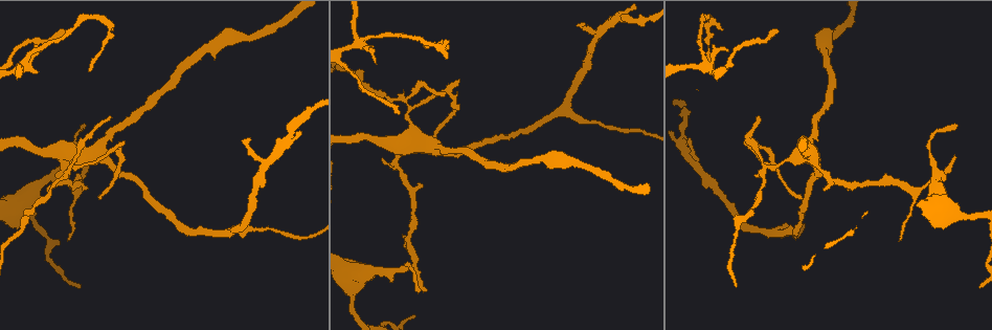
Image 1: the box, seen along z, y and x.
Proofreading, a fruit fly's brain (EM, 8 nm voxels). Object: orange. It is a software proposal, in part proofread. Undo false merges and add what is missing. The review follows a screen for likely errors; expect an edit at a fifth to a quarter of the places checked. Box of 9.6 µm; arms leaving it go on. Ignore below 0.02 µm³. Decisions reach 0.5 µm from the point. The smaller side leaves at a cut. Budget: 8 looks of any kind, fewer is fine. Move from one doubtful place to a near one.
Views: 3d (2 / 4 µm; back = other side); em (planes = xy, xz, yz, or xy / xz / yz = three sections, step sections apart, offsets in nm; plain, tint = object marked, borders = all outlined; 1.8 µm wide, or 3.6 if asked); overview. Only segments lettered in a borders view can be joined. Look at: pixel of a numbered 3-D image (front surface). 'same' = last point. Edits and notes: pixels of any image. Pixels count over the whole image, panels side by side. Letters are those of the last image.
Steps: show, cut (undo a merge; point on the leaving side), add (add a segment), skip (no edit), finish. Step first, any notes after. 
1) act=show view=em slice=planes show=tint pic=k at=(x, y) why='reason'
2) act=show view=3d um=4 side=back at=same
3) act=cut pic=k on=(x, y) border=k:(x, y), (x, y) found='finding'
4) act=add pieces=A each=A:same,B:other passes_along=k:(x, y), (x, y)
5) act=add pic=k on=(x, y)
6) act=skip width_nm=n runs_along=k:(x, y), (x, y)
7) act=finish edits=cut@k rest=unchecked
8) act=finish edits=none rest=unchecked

act=show view=em slice=planes show=plain pic=1 at=(773, 168) why='looks like a crossing'

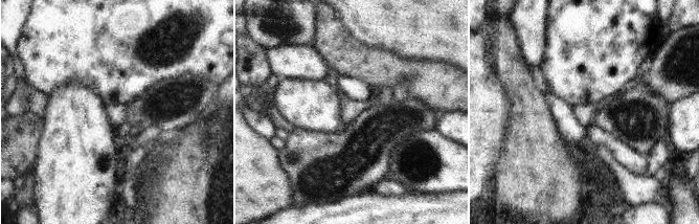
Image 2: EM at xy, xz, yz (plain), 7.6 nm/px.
act=show view=em slice=planes show=tint at=same why='with the object marked'

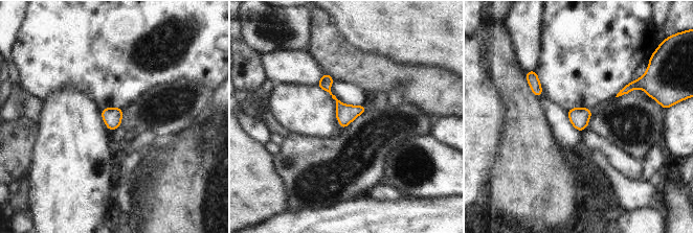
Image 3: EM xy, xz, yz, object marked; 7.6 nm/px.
act=show view=em slice=planes show=borders at=same

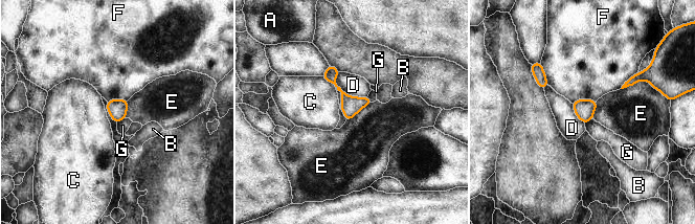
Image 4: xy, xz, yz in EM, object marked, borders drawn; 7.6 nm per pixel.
act=skip width_nm=140 each=A:other,B:other,C:other,D:other,E:other,F:other,G:other border=4:(621, 89), (647, 81), (656, 90) found='continuous, no second cell'

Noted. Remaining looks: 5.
act=show view=em slice=xz step=8 show=borders pic=1 at=(376, 63) why='an open end'

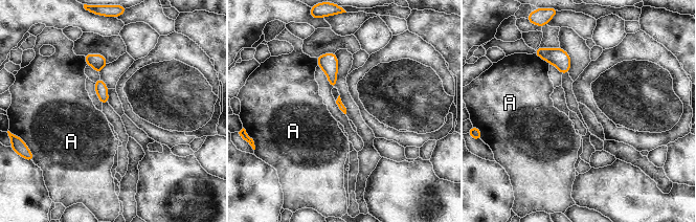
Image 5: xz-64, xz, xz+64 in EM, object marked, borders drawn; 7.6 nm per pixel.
act=skip each=A:other border=5:(533, 53), (549, 63) found='none of them fits'

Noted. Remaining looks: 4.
act=show view=em um=3.6 slice=planes show=plain pic=1 at=(954, 156) why='tapers out'

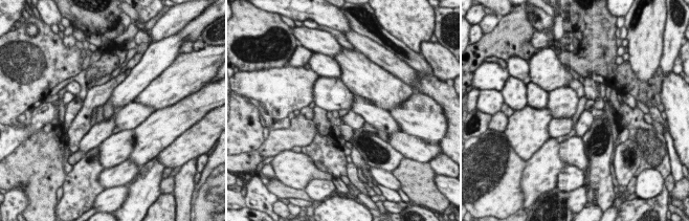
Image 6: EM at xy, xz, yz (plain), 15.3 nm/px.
act=show view=em um=3.6 slice=planes show=borders at=same

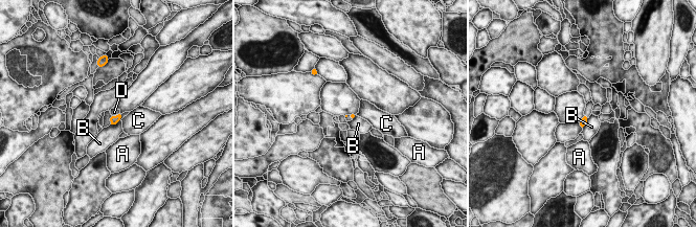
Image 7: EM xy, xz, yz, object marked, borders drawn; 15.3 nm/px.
act=add pieces=D longest_contact=B:260nm each=A:other,B:other,C:other,D:same passes_along=7:(114, 120), (115, 116), (114, 112) found='it goes on there'

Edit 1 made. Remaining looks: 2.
act=finish edits=add@7 rest=unchecked

